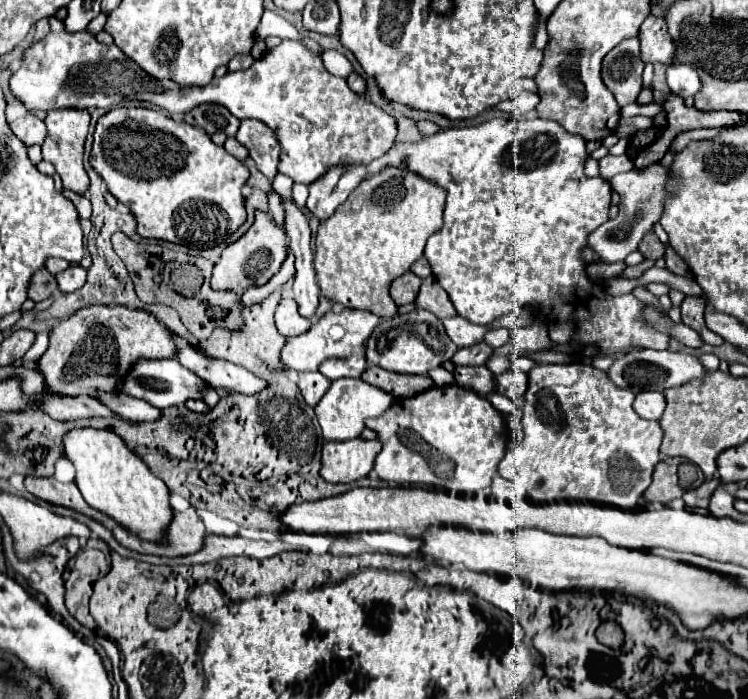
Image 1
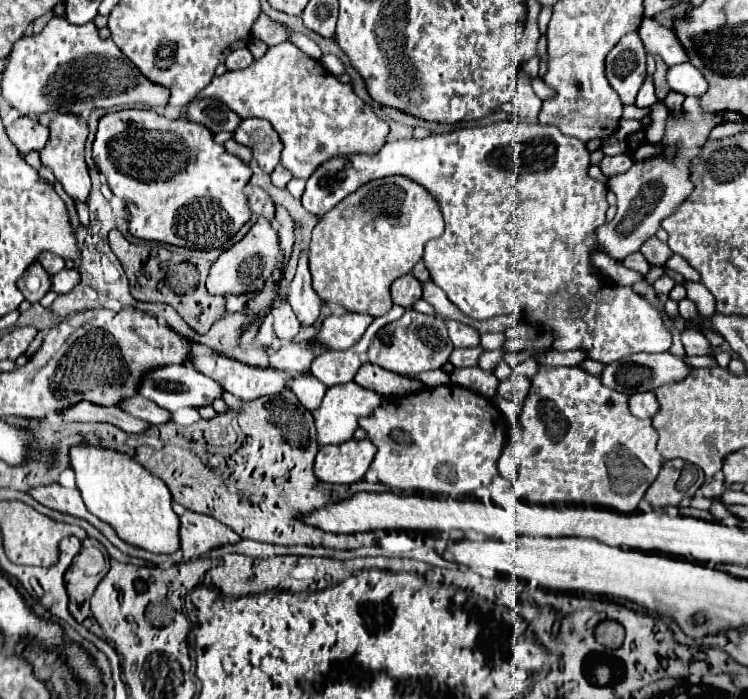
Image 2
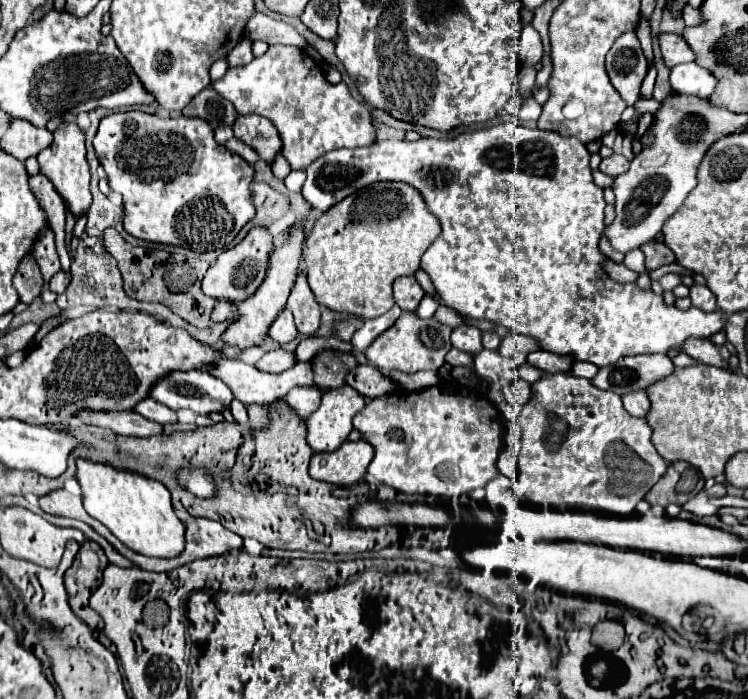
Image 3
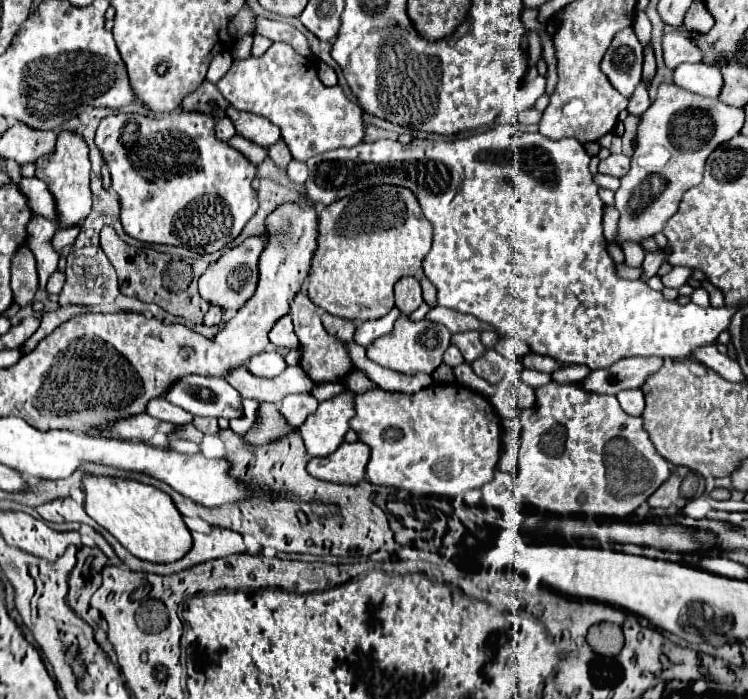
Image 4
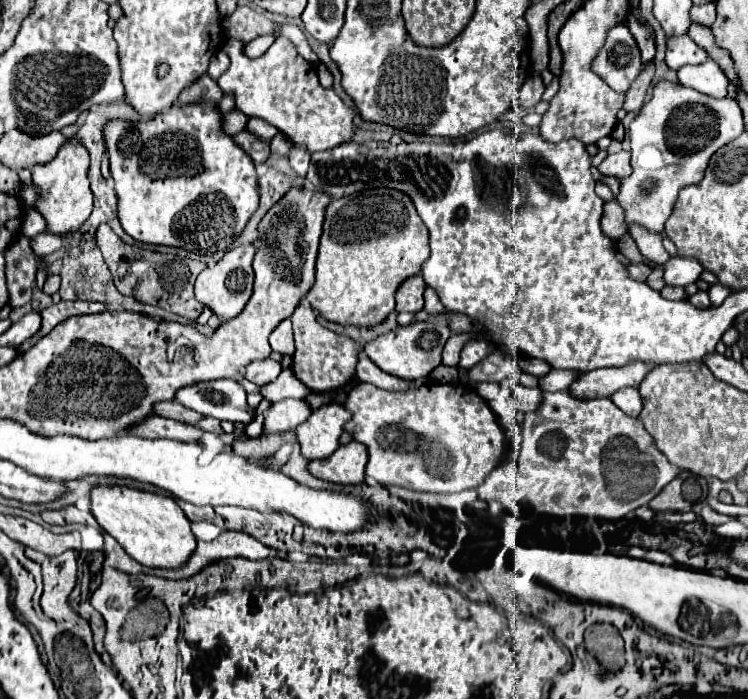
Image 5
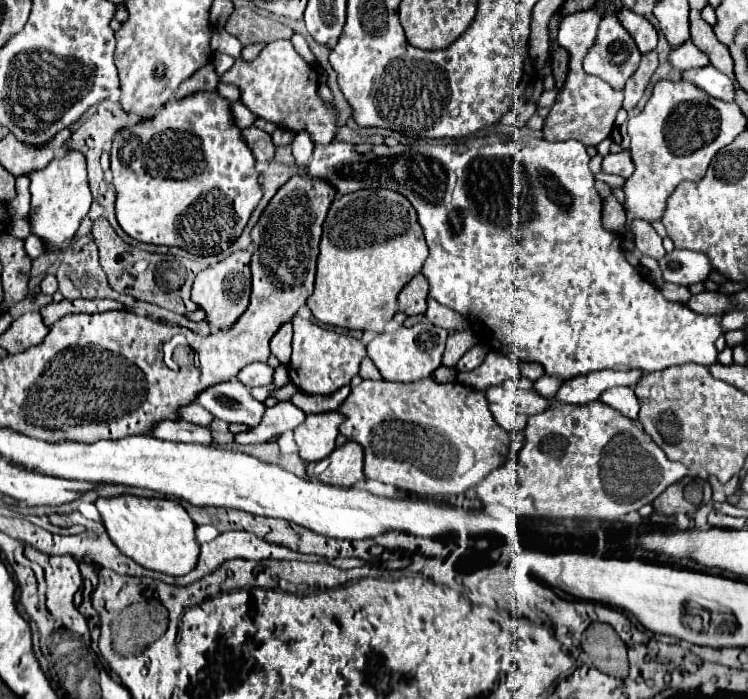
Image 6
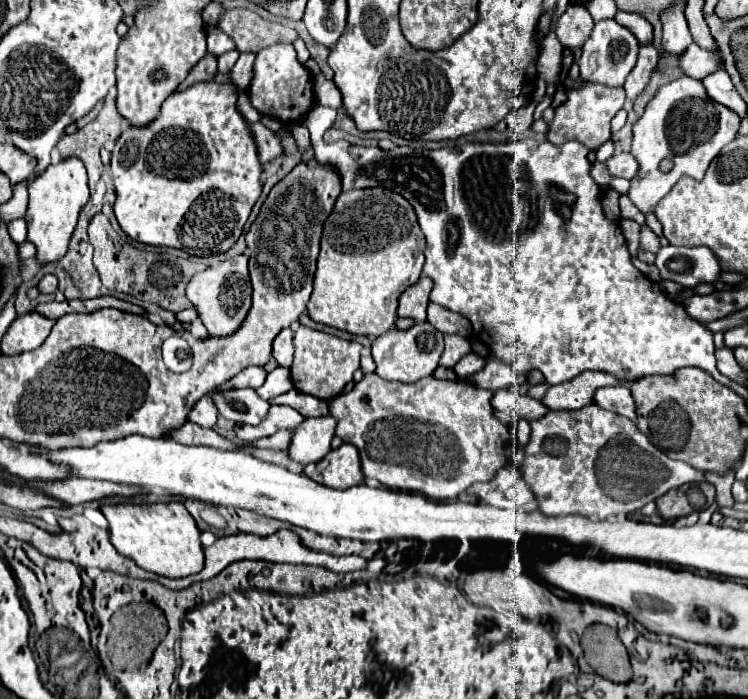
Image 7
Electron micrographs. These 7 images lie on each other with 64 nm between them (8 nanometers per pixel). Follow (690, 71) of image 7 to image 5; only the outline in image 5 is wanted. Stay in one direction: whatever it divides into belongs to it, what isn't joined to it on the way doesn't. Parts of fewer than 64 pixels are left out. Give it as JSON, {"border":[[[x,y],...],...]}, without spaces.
{"border":[[[674,36],[668,38],[666,42],[666,64],[672,70],[678,70],[686,64],[702,64],[706,62],[708,54],[704,48],[700,48],[698,44],[694,44],[690,40],[690,36]]]}

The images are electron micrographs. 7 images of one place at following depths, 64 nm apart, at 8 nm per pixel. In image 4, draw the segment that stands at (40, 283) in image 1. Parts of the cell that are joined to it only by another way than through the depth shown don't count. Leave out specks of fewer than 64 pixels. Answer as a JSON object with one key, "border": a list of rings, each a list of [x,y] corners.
{"border":[[[24,244],[12,262],[12,292],[14,302],[20,306],[26,306],[32,302],[36,290],[38,290],[38,272],[36,272],[36,260],[30,248]]]}

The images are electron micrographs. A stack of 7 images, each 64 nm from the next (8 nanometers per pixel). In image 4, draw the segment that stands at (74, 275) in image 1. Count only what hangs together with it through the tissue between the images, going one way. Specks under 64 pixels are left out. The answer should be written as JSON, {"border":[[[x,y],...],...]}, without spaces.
{"border":[[[54,272],[52,276],[50,276],[50,280],[48,280],[48,286],[46,286],[46,290],[50,292],[50,294],[60,294],[60,290],[62,290],[62,286],[64,286],[64,272]]]}

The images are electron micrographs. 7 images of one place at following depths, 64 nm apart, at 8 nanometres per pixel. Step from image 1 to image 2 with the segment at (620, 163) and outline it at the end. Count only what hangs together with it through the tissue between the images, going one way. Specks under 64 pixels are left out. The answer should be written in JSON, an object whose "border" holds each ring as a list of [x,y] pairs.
{"border":[[[620,154],[620,156],[604,156],[602,162],[600,162],[600,170],[606,178],[610,176],[616,176],[616,174],[622,174],[626,170],[630,170],[632,166],[632,158],[626,156],[626,154]]]}

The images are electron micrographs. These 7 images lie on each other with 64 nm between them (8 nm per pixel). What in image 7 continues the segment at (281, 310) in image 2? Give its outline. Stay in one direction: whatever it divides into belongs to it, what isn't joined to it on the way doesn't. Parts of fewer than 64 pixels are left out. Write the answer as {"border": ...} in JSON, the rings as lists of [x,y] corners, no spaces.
{"border":[[[284,328],[284,330],[280,330],[280,334],[274,338],[274,344],[272,344],[272,356],[278,360],[280,366],[290,368],[290,364],[292,364],[292,354],[294,354],[292,328]]]}

